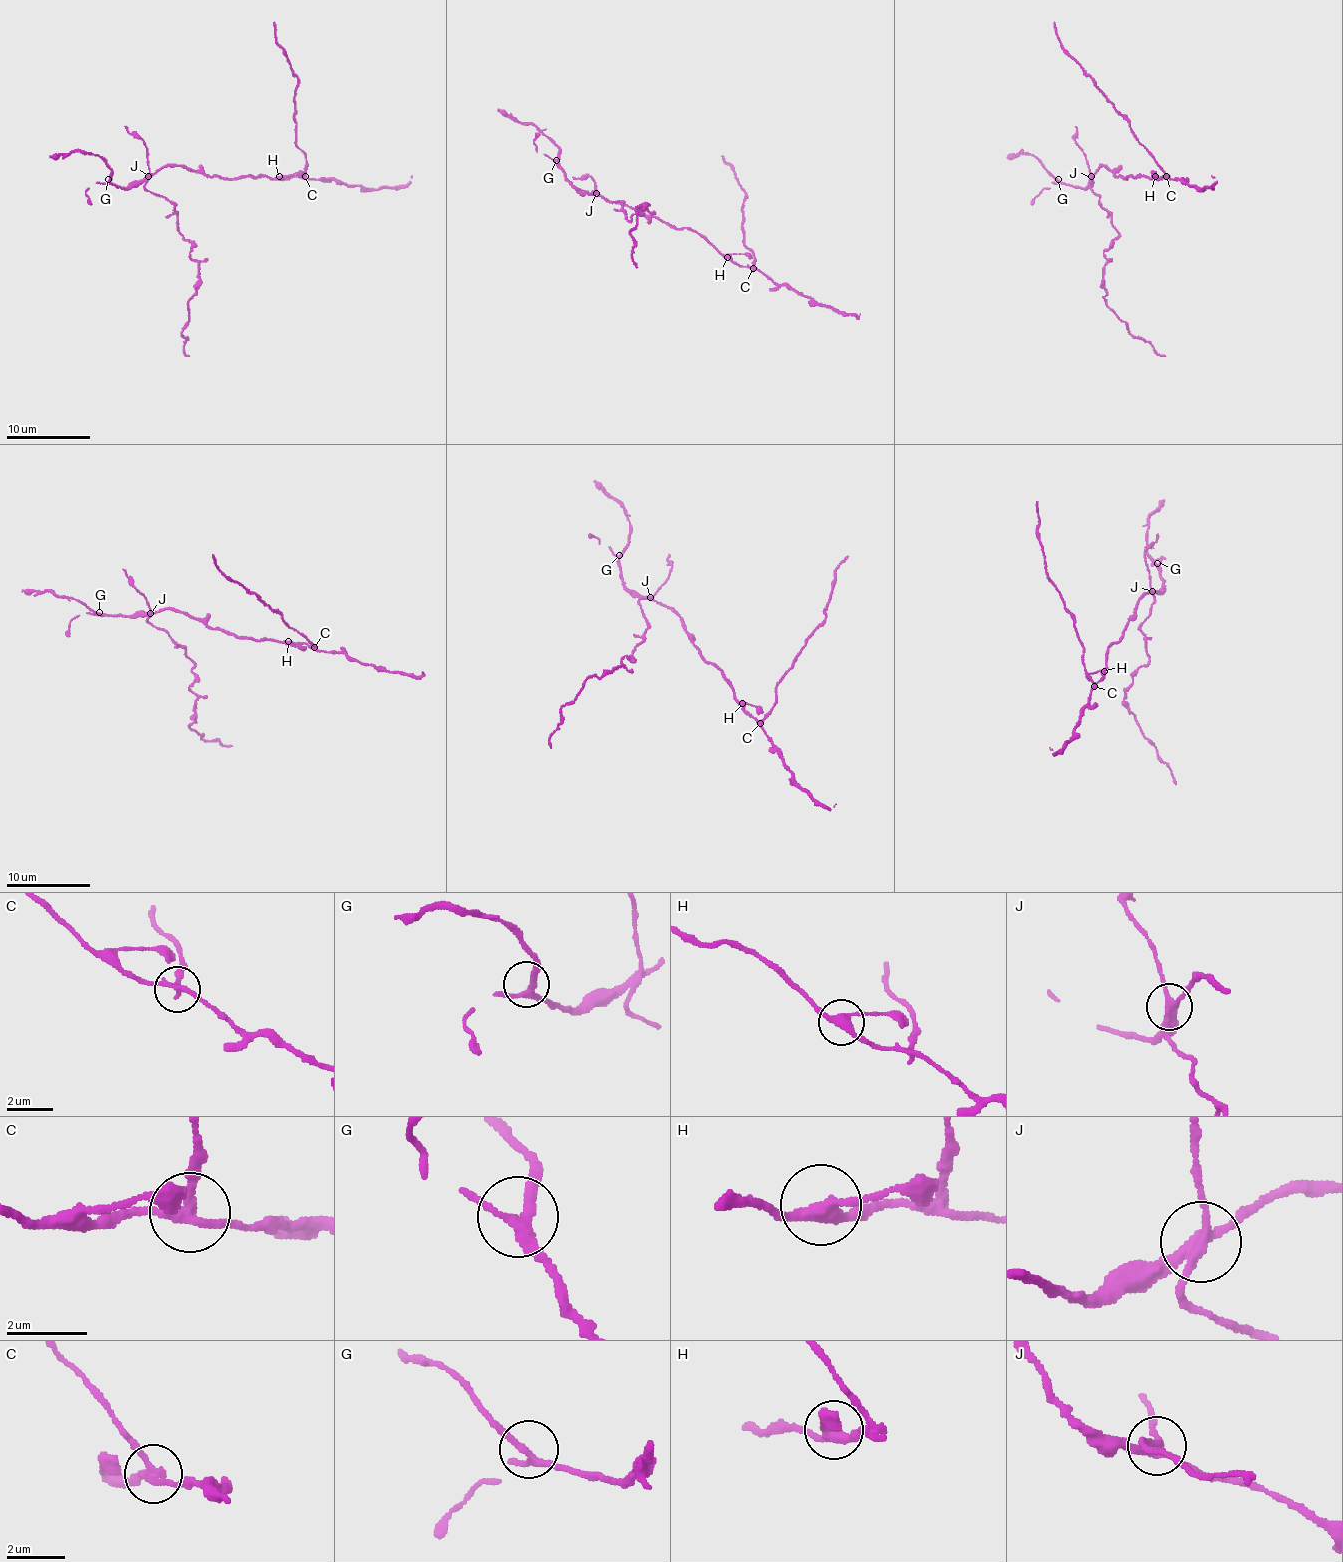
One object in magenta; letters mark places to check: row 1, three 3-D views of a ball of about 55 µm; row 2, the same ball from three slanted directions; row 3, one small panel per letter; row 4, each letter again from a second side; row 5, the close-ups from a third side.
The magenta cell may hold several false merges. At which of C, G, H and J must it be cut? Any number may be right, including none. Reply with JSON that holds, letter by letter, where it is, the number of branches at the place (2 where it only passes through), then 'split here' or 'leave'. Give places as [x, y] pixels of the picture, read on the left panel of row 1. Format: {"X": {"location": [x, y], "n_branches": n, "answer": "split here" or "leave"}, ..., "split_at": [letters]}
{"C": {"location": [305, 176], "n_branches": 3, "answer": "split here"}, "G": {"location": [108, 179], "n_branches": 3, "answer": "leave"}, "H": {"location": [279, 176], "n_branches": 3, "answer": "leave"}, "J": {"location": [148, 176], "n_branches": 4, "answer": "split here"}, "split_at": ["C", "J"]}

